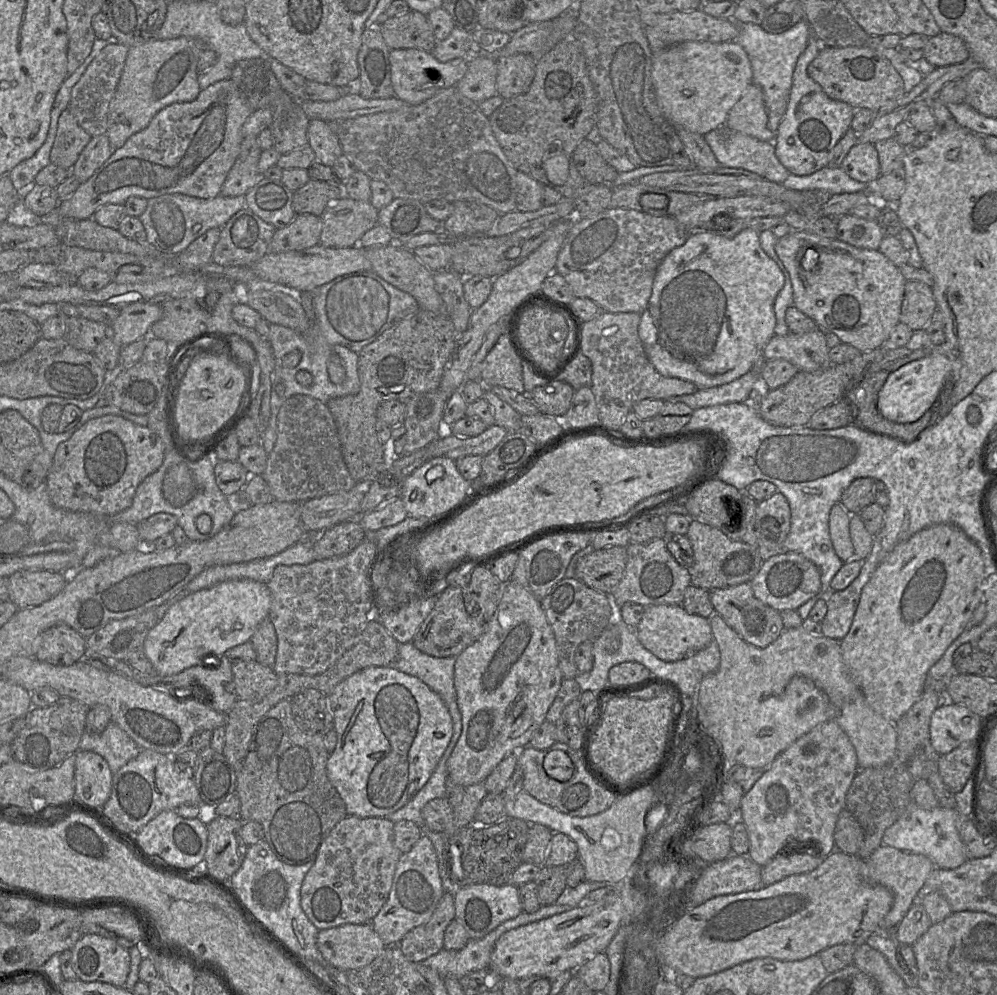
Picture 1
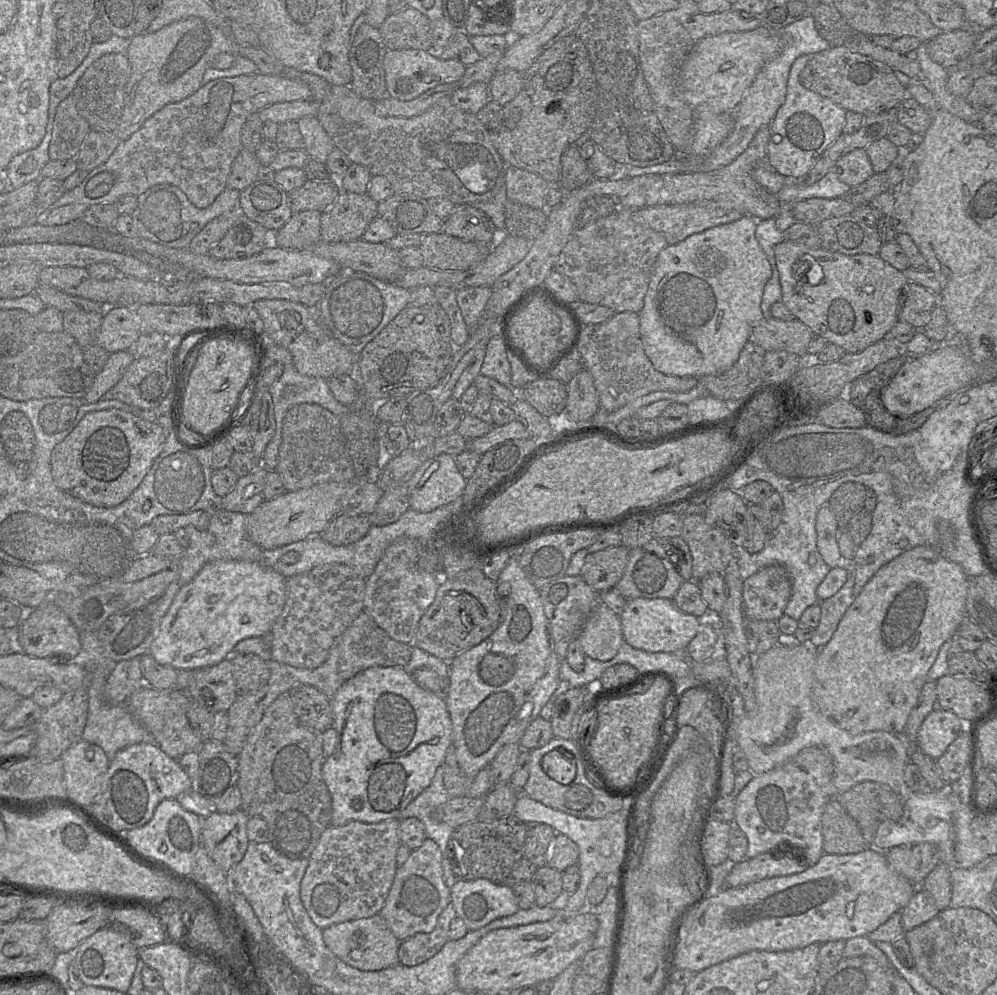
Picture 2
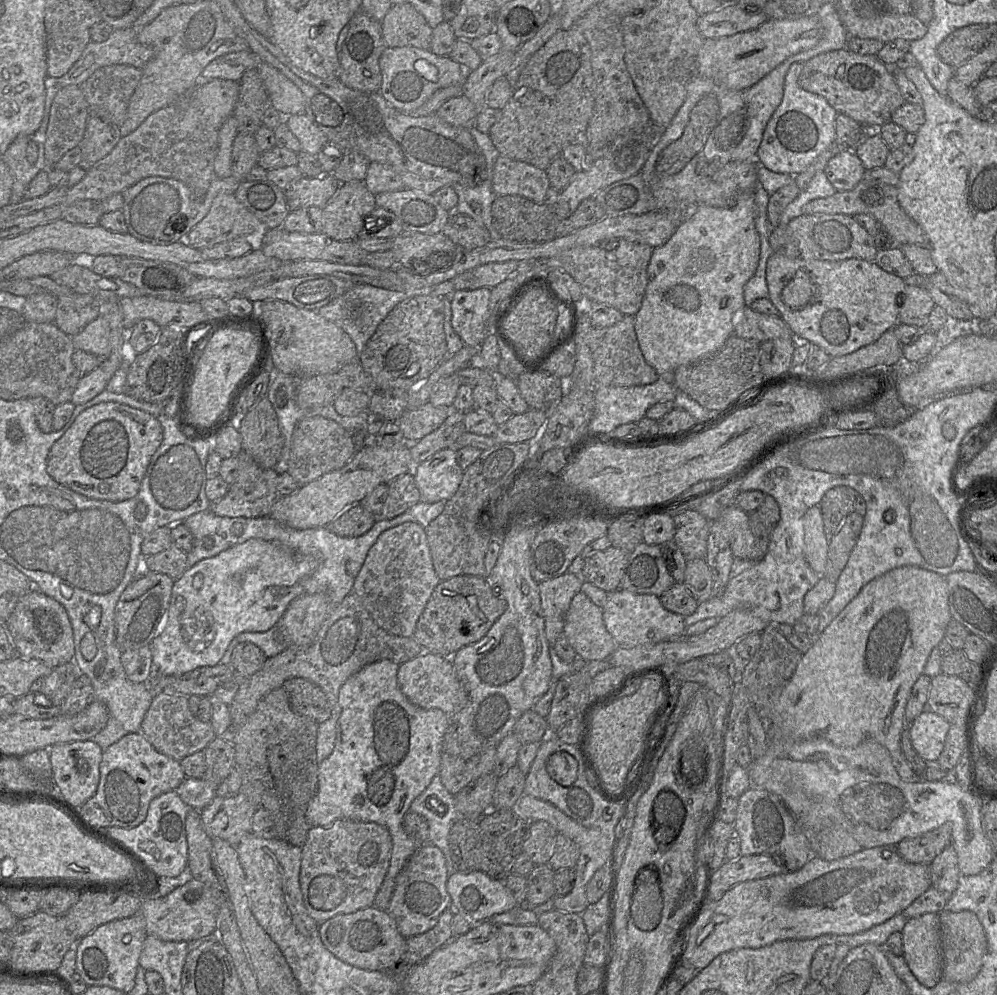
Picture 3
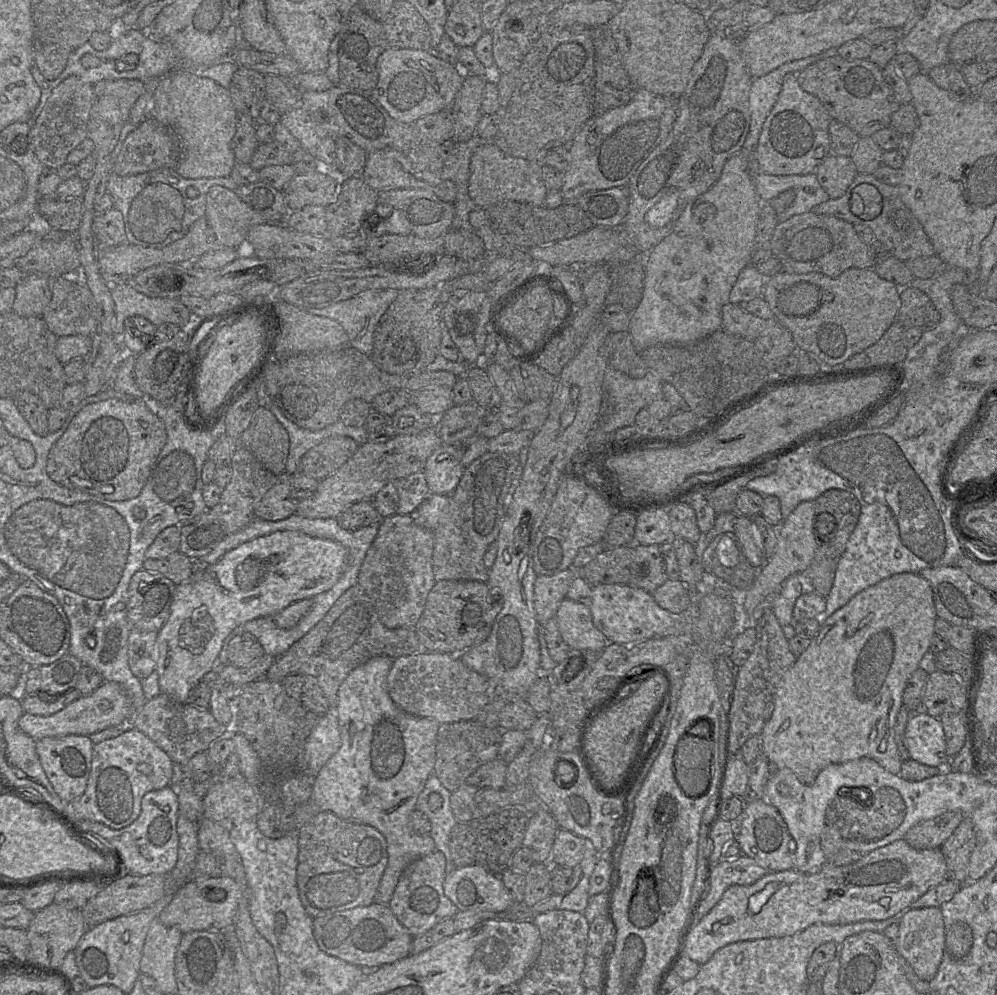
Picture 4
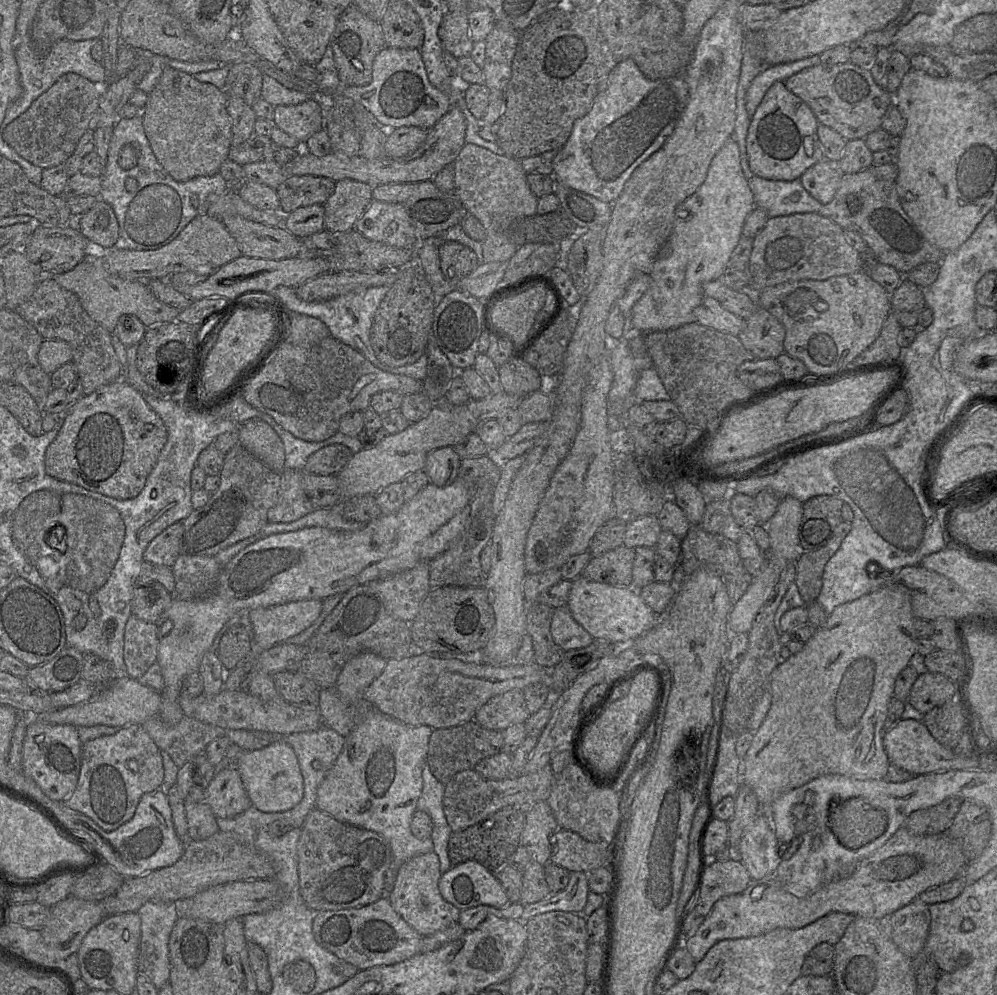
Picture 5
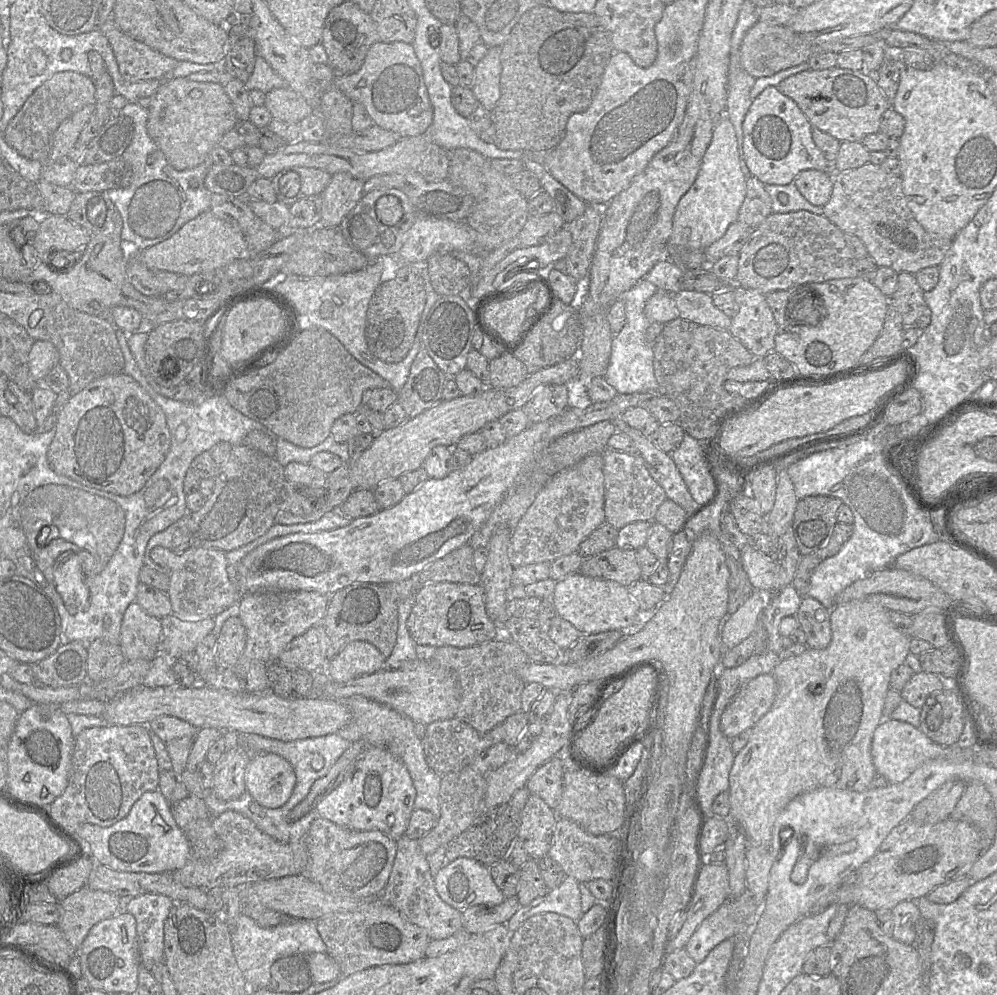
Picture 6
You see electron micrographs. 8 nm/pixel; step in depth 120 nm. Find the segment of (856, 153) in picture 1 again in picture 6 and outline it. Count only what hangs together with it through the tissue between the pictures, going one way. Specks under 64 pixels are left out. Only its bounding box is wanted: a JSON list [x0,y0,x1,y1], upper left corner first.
[793,169,833,207]

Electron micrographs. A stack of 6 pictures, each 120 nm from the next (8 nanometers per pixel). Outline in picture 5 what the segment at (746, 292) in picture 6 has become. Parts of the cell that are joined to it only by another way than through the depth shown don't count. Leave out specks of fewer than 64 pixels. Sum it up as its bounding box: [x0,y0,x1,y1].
[738,307,786,359]

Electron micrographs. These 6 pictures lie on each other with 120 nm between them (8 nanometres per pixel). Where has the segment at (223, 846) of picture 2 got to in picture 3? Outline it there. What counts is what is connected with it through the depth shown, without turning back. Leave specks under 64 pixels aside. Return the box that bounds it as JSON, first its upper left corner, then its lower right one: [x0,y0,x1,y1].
[200,792,255,848]

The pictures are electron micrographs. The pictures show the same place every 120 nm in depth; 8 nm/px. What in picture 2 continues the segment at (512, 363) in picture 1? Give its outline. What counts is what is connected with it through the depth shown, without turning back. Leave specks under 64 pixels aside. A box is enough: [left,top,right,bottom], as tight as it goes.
[481,329,511,386]

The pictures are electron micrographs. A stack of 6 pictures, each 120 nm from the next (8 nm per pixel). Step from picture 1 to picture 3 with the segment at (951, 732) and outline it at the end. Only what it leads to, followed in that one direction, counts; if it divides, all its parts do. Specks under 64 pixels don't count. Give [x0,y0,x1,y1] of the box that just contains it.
[909,711,950,763]

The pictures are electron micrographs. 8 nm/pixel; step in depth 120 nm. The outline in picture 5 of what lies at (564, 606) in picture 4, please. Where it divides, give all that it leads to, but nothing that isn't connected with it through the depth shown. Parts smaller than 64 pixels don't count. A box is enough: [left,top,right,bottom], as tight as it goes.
[550,606,594,651]

